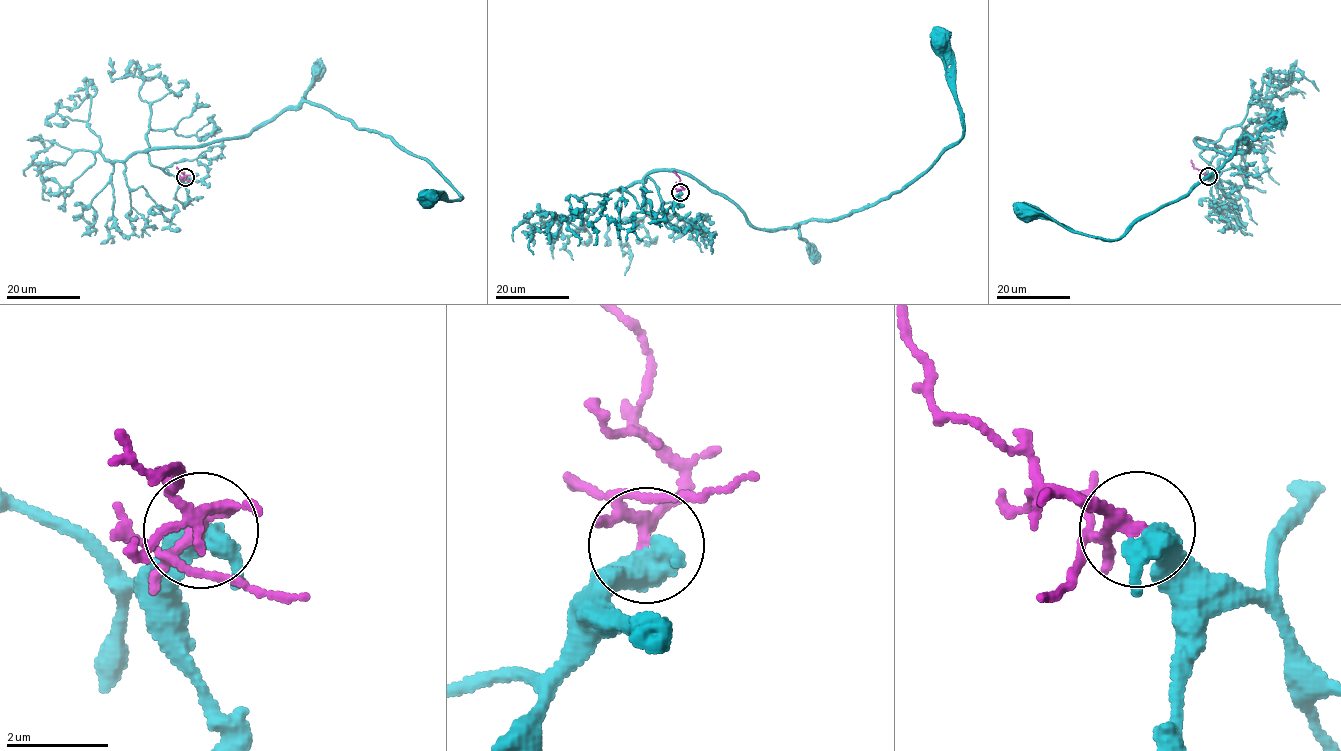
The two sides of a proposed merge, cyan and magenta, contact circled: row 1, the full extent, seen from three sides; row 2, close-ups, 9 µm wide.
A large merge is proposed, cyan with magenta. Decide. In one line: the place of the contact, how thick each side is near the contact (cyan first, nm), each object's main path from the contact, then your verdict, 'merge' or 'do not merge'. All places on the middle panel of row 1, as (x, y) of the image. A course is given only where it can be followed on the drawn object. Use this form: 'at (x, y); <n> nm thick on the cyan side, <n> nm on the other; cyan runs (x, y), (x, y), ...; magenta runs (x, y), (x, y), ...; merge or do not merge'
at (680, 192); 440 nm thick on the cyan side, 190 nm on the other; cyan runs (680, 193), (665, 203), (645, 179), (687, 172), (768, 230), (845, 217), (901, 191), (962, 137), (943, 38); magenta runs (680, 193), (680, 177), (674, 171); do not merge

